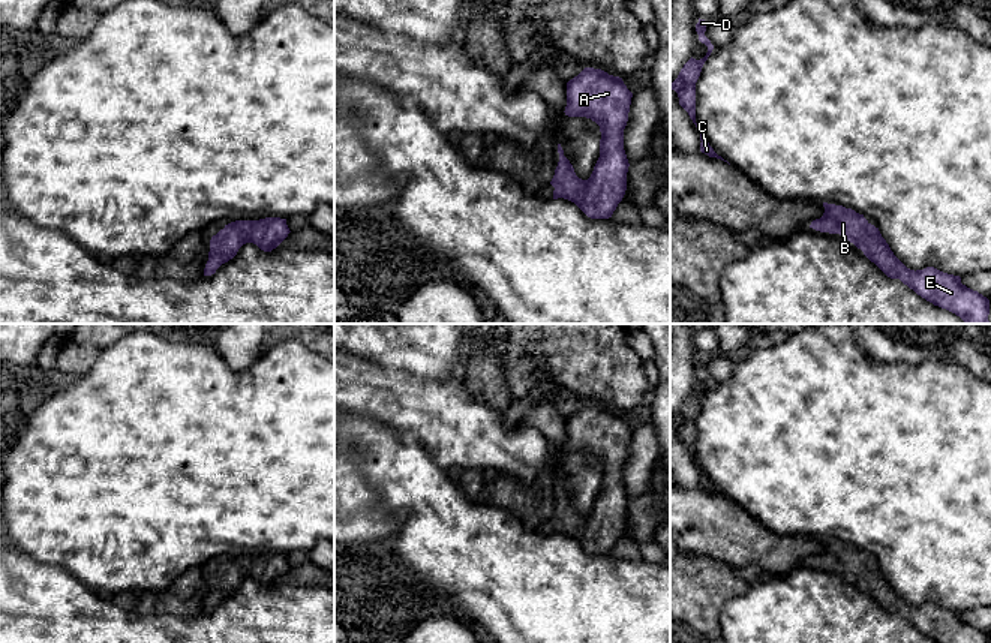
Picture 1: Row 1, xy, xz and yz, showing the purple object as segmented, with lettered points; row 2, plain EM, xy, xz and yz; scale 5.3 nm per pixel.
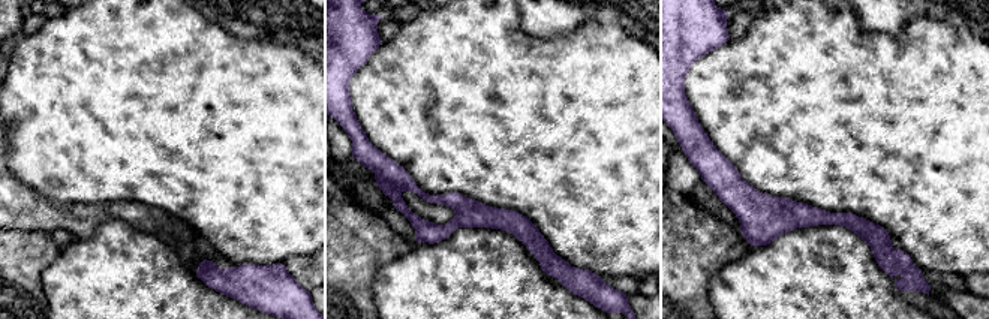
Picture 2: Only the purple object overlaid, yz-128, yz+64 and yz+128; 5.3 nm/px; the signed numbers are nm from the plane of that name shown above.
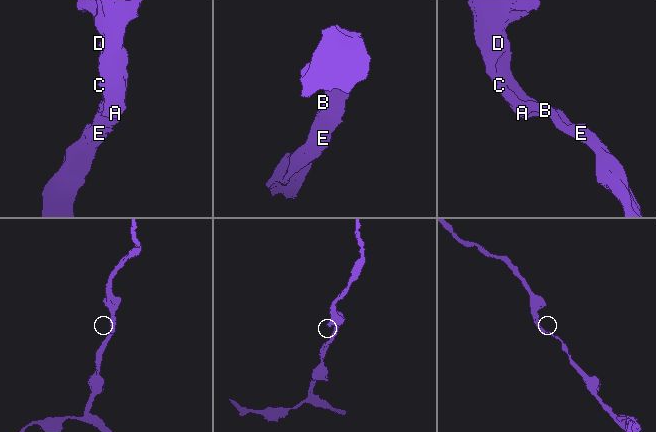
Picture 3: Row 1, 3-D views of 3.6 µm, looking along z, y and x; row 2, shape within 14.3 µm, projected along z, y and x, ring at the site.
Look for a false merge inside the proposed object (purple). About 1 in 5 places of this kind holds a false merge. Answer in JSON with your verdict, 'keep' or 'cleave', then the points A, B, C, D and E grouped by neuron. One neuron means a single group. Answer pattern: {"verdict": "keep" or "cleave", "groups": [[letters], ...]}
{"verdict": "keep", "groups": [["A", "B", "C", "D", "E"]]}

